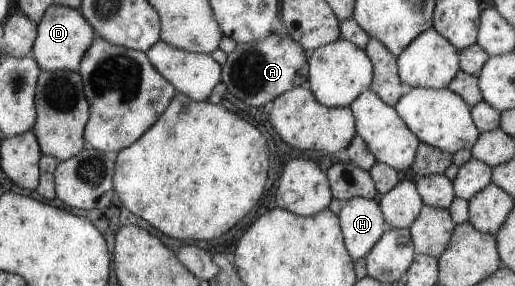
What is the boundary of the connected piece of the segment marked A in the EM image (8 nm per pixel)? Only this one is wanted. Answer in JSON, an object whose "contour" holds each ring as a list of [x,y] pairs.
{"contour":[[[273,33],[267,37],[261,38],[257,41],[252,41],[244,44],[237,44],[233,52],[227,54],[227,60],[223,66],[223,79],[227,86],[227,92],[230,92],[232,96],[240,98],[242,102],[246,102],[248,106],[254,106],[254,108],[260,108],[267,102],[273,101],[280,95],[289,91],[291,88],[304,86],[306,78],[308,76],[308,63],[306,60],[306,52],[304,52],[303,46],[293,39],[290,35],[280,36],[280,34]]]}

